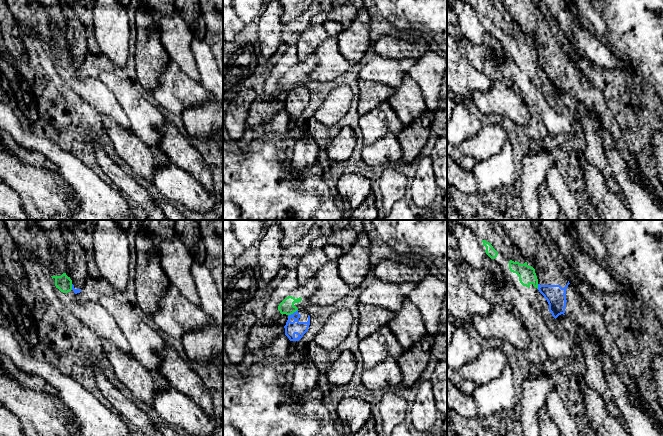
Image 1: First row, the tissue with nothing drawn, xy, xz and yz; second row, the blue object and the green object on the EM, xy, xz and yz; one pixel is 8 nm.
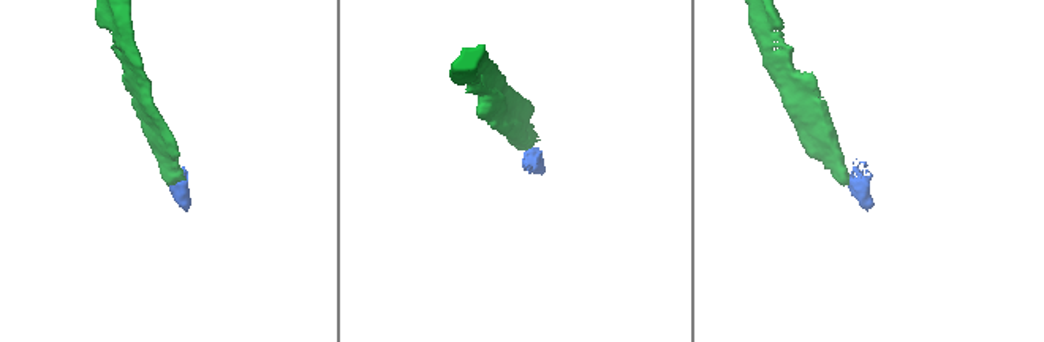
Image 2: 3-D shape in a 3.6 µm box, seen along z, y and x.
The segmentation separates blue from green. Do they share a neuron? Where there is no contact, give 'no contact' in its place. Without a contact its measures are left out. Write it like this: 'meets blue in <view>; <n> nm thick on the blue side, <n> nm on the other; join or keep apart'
meets blue in xz; 110 nm thick on the blue side, 120 nm on the other; keep apart

